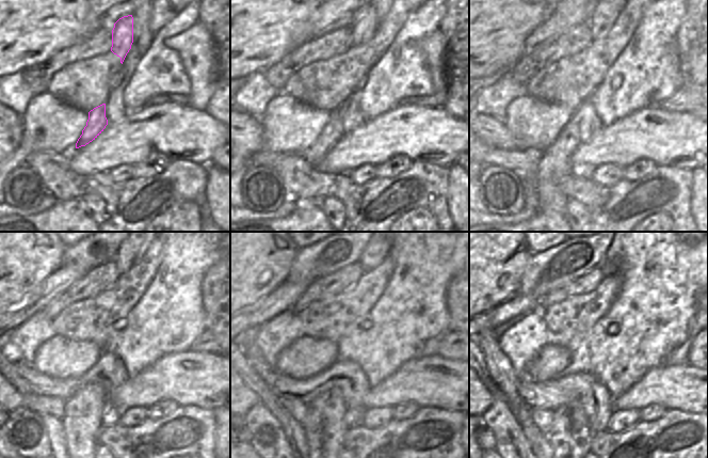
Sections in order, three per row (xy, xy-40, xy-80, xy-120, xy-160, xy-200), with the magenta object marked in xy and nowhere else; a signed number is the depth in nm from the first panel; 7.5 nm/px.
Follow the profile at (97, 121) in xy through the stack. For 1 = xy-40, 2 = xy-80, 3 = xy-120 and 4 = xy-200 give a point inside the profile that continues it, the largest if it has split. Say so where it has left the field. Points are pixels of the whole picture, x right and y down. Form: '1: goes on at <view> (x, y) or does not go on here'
1: goes on at xy-40 (333, 131)
2: goes on at xy-80 (554, 166)
3: goes on at xy-120 (84, 412)
4: goes on at xy-200 (570, 436)

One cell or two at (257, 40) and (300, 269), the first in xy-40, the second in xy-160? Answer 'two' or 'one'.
two

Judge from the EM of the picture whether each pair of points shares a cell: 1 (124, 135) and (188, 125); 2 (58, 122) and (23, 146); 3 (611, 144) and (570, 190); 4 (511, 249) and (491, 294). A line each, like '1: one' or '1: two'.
1: one
2: one
3: two
4: one

